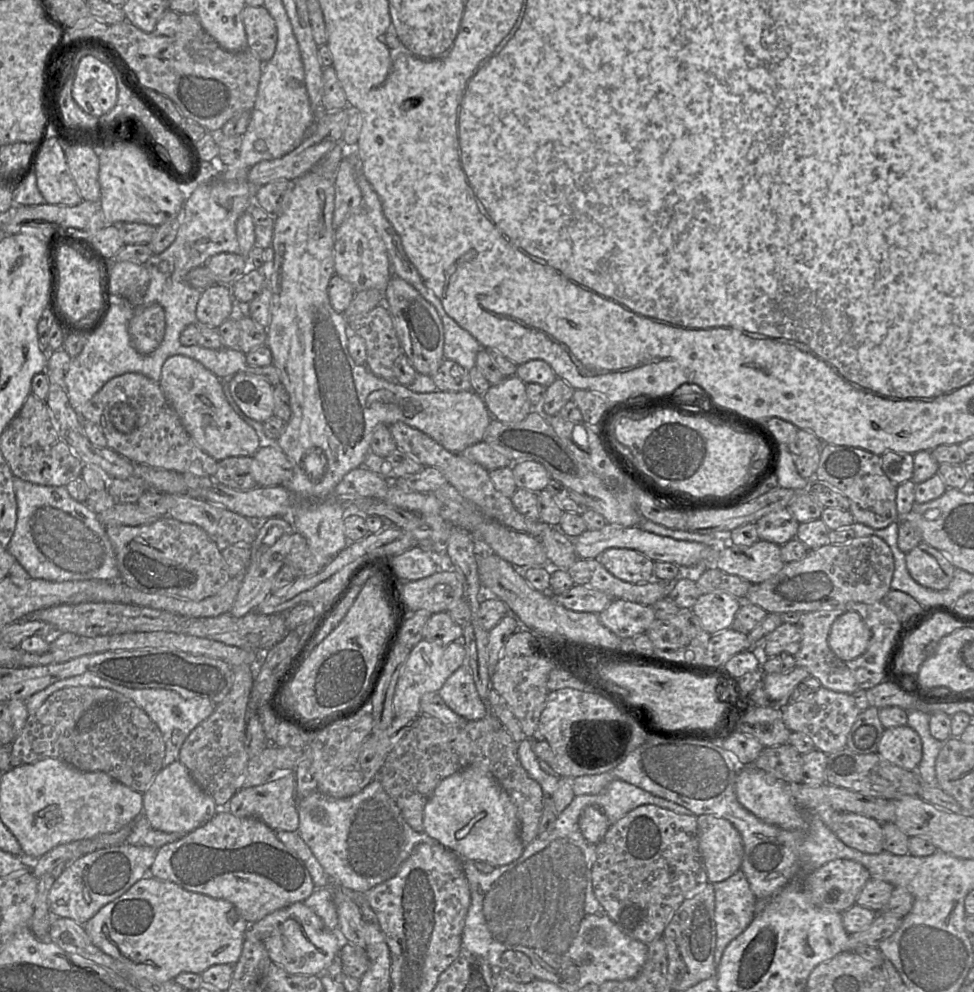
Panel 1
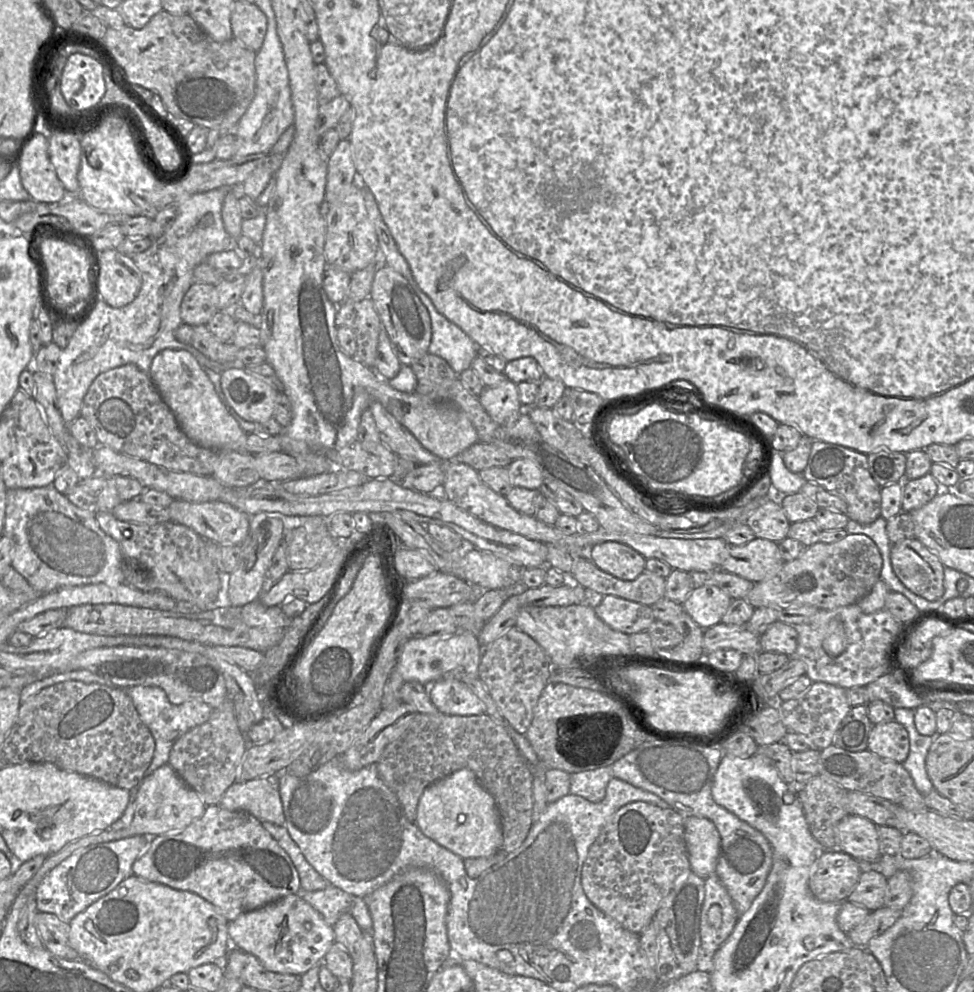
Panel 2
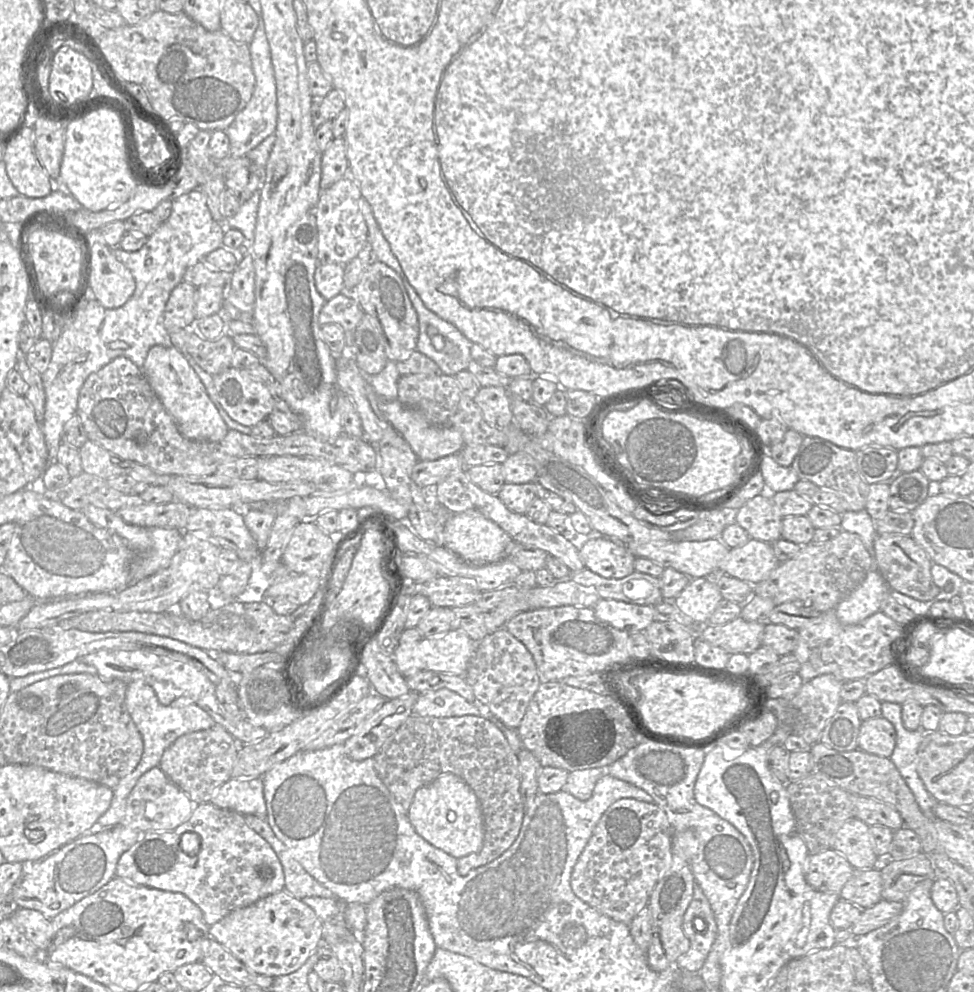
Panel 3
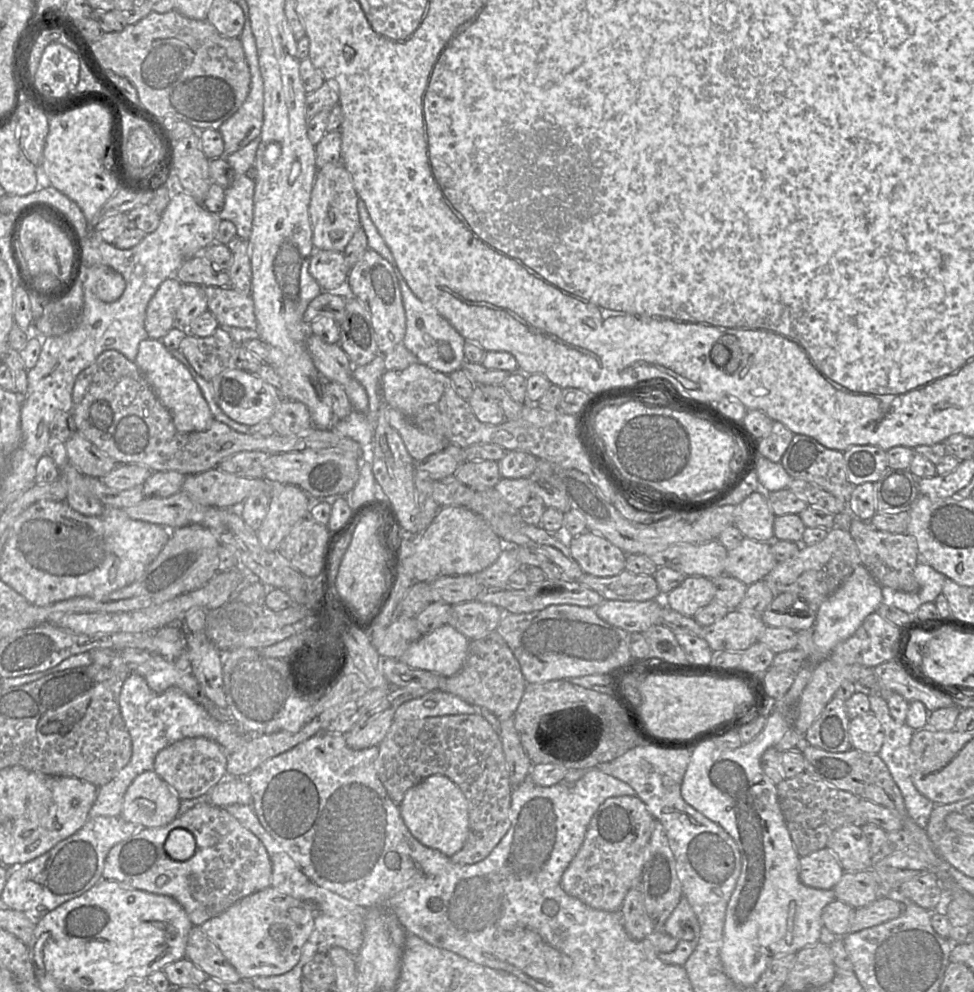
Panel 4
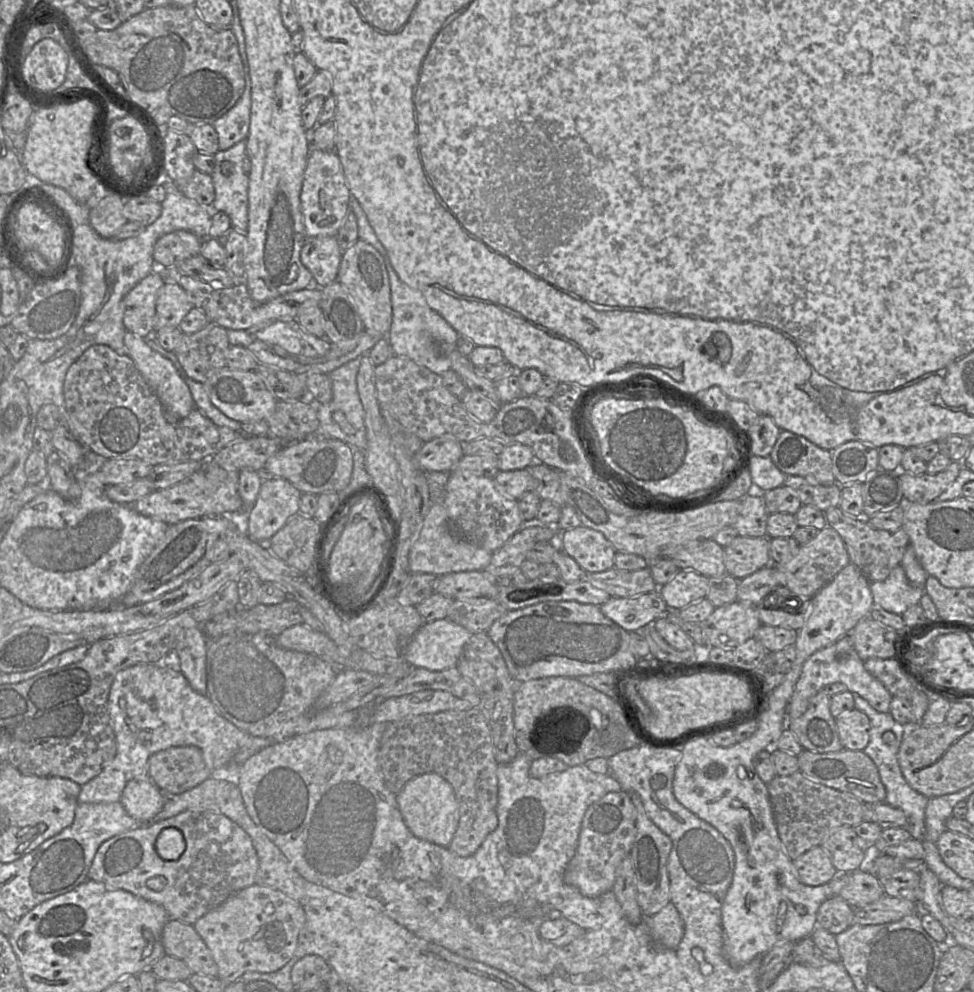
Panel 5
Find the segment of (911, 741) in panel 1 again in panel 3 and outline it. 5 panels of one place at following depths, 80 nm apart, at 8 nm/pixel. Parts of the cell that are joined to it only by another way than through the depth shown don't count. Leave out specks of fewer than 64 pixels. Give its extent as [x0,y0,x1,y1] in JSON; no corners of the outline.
[858,718,896,758]

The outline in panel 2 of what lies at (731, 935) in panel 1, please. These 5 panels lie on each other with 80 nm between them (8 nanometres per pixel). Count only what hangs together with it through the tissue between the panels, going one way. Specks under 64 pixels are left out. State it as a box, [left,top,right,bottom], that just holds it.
[697,874,739,971]

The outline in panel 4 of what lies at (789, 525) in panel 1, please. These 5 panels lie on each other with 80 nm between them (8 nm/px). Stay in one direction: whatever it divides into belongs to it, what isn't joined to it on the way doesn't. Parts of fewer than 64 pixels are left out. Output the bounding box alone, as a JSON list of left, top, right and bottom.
[734,491,775,543]

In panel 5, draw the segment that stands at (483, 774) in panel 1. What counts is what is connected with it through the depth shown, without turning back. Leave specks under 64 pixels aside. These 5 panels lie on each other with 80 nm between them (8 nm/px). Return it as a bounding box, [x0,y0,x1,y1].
[396,773,458,847]

